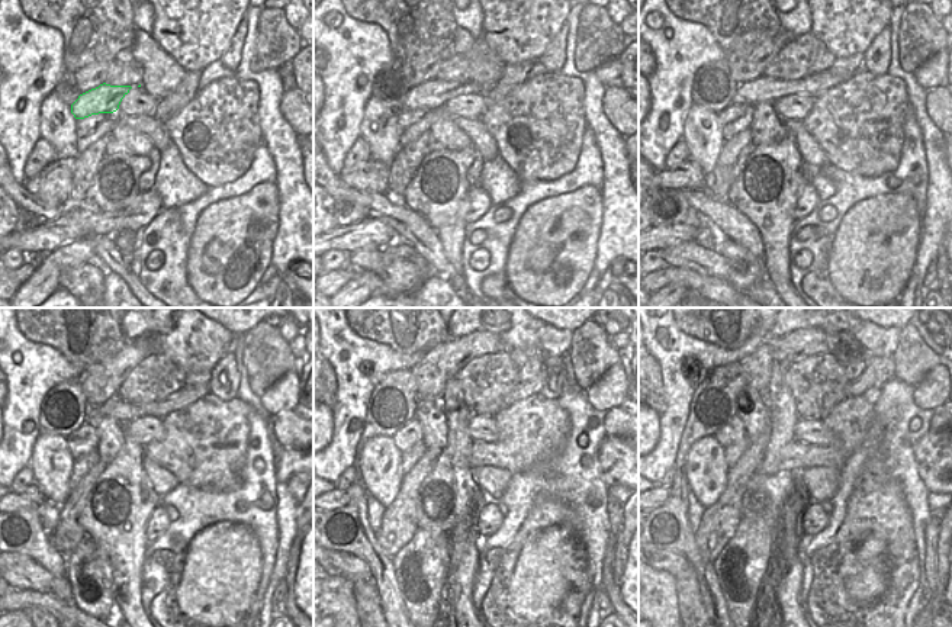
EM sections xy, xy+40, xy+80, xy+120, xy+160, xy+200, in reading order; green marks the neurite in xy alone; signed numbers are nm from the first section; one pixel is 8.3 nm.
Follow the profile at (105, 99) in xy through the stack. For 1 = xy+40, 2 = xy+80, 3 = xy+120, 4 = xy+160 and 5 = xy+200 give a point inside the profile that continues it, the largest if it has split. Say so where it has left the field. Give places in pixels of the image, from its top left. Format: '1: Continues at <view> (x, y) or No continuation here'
1: Continues at xy+40 (434, 93)
2: Continues at xy+80 (765, 89)
3: Continues at xy+120 (116, 408)
4: Continues at xy+160 (523, 389)
5: Continues at xy+200 (880, 369)

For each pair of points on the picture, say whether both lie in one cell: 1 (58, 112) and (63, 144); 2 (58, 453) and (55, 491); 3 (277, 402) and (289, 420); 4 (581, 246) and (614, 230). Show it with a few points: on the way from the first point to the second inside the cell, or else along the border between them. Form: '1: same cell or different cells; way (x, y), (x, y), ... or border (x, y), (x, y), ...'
1: same cell; way (58, 119), (63, 137)
2: same cell; way (55, 462), (55, 482)
3: different cells; border (293, 408), (276, 414)
4: different cells; border (602, 203), (601, 234), (591, 270)

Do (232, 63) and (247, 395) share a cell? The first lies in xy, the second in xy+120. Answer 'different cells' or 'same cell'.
different cells

